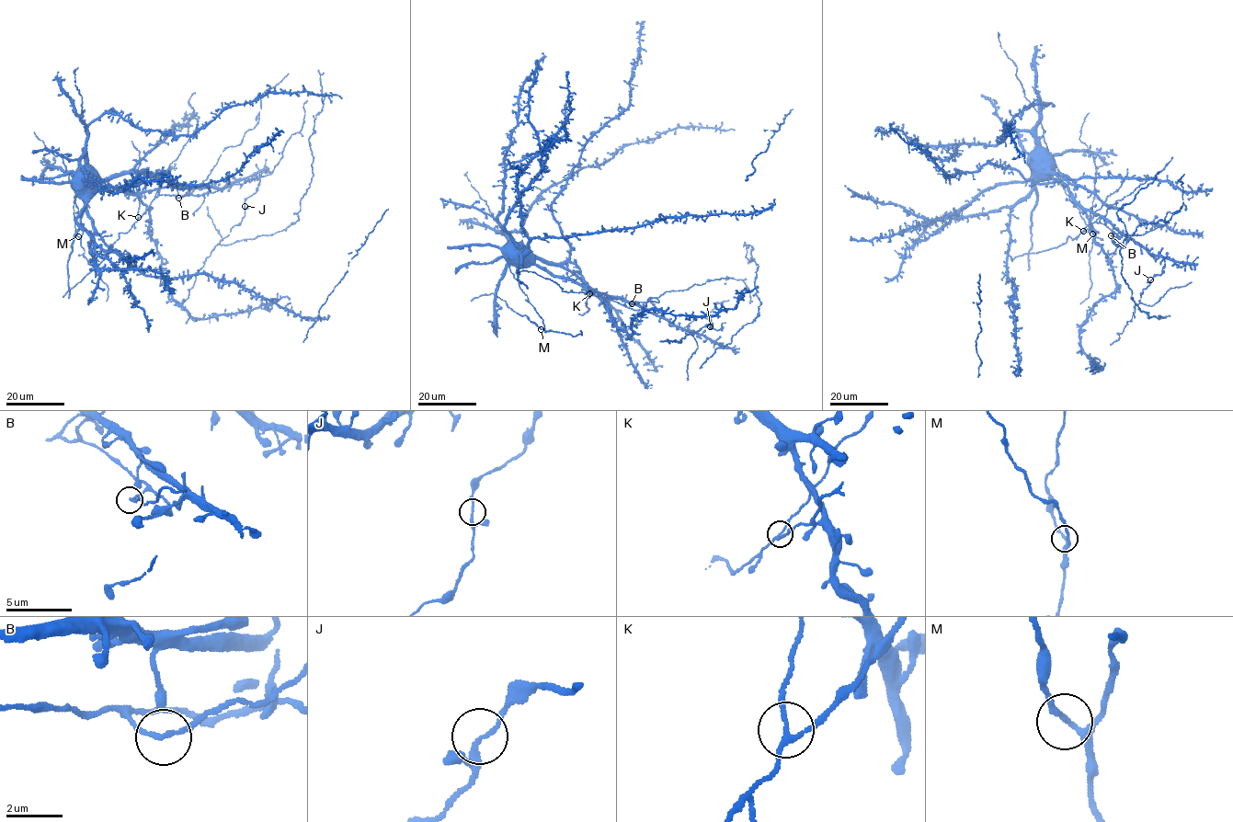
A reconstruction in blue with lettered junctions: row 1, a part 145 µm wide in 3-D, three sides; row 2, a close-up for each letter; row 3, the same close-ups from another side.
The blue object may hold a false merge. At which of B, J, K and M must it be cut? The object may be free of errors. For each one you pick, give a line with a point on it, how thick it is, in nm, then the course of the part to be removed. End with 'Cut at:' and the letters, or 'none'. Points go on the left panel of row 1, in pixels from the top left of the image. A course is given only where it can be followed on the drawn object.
Cut at: none

